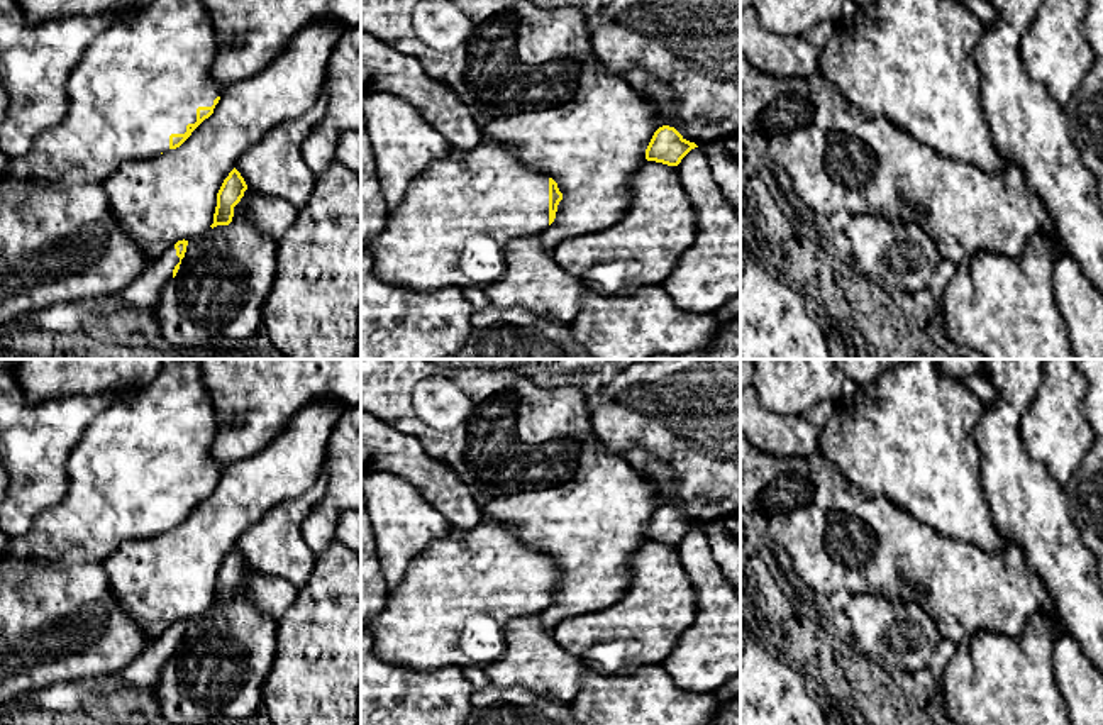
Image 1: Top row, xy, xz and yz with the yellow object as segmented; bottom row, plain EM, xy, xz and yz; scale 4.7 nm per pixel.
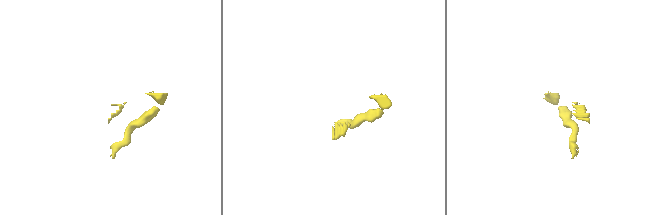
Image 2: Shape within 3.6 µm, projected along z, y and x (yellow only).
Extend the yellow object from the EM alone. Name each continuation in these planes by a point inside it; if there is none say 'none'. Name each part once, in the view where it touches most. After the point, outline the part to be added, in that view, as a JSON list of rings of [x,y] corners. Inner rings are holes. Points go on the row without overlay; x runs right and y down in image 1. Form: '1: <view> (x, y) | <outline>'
1: xy (139, 461) | [[[164,359],[149,383],[119,395],[90,422],[68,459],[69,488],[63,501],[44,510],[27,534],[8,539],[2,559],[15,564],[34,561],[53,567],[102,564],[122,544],[169,530],[169,515],[185,513],[186,505],[197,501],[197,488],[212,486],[222,474],[225,466],[215,461],[212,449],[225,425],[227,420],[215,408],[203,381],[200,359]]]

